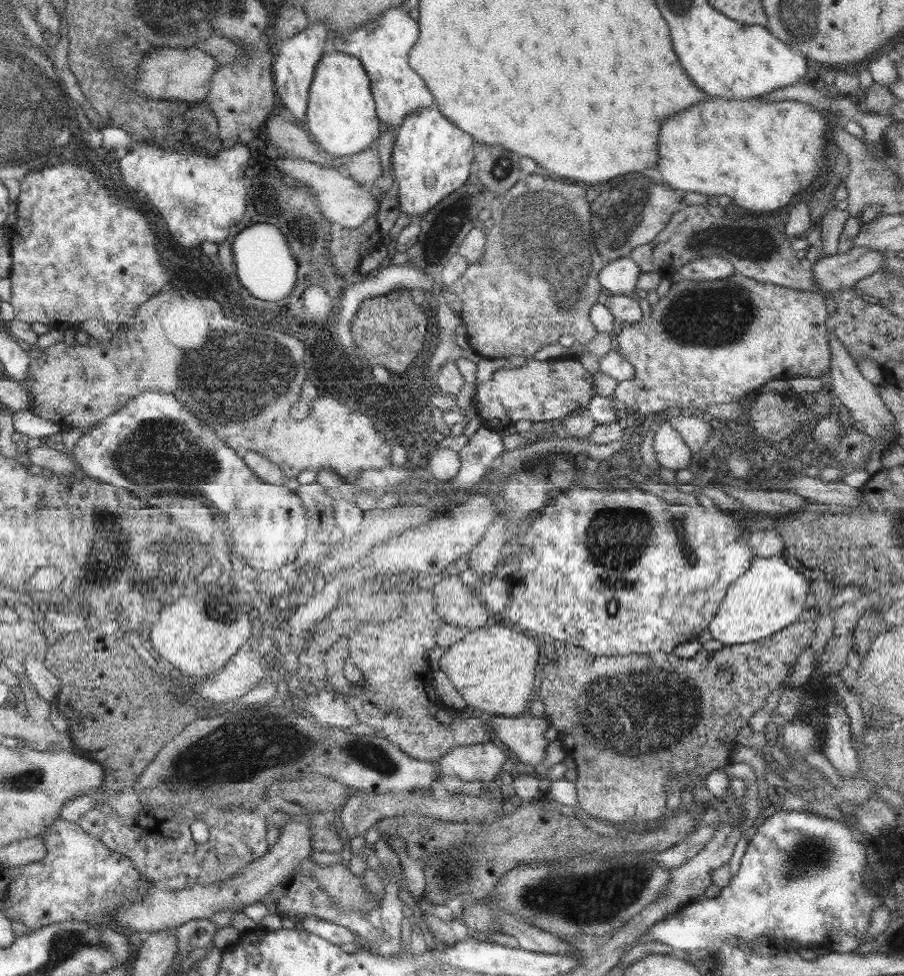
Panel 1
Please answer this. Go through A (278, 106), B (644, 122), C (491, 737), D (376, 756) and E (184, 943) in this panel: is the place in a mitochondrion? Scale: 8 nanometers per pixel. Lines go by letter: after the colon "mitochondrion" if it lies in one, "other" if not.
A: other
B: other
C: other
D: mitochondrion
E: other

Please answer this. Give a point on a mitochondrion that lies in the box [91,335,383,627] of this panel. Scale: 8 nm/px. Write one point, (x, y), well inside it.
(161, 449)

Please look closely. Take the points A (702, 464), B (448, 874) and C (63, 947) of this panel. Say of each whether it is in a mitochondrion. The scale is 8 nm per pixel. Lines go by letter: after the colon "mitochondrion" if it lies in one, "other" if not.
A: other
B: mitochondrion
C: mitochondrion

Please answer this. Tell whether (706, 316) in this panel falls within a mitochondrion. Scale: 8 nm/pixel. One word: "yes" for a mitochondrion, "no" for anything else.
yes

